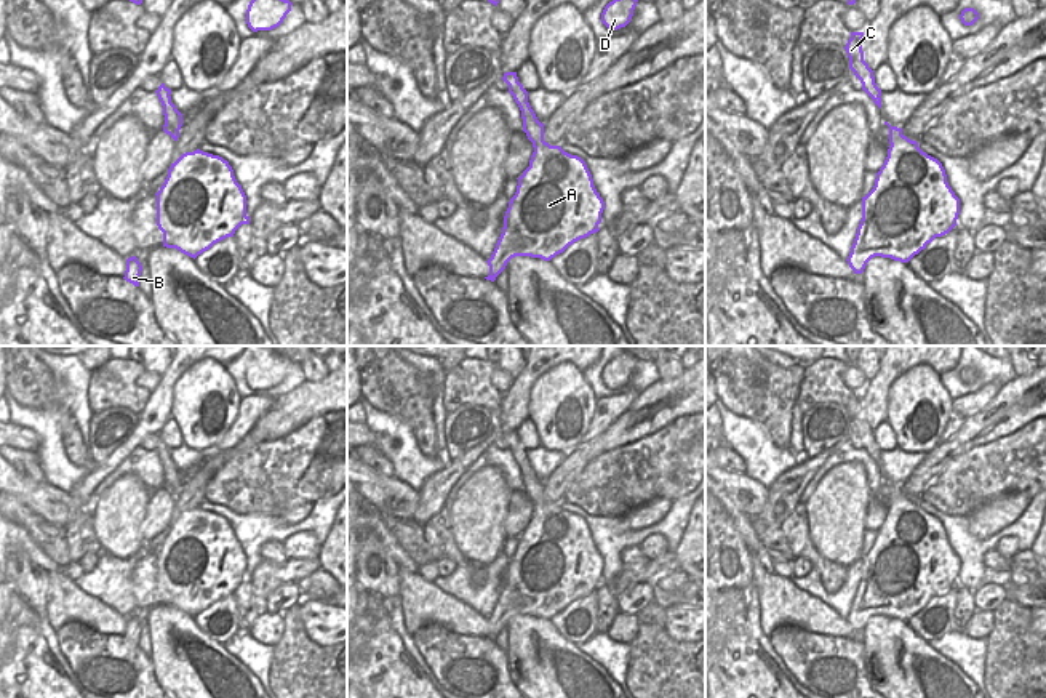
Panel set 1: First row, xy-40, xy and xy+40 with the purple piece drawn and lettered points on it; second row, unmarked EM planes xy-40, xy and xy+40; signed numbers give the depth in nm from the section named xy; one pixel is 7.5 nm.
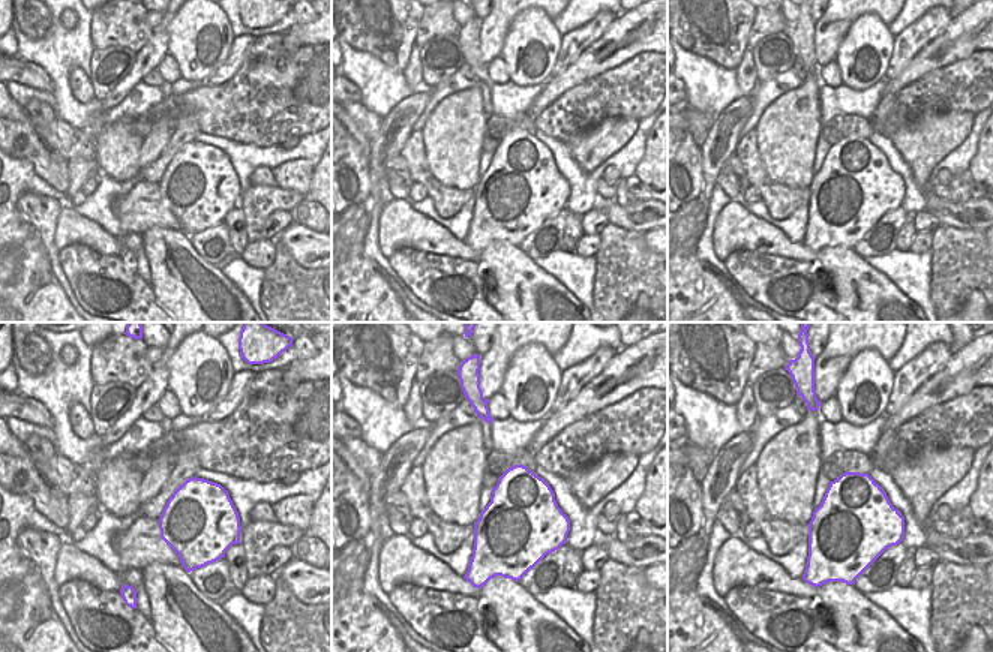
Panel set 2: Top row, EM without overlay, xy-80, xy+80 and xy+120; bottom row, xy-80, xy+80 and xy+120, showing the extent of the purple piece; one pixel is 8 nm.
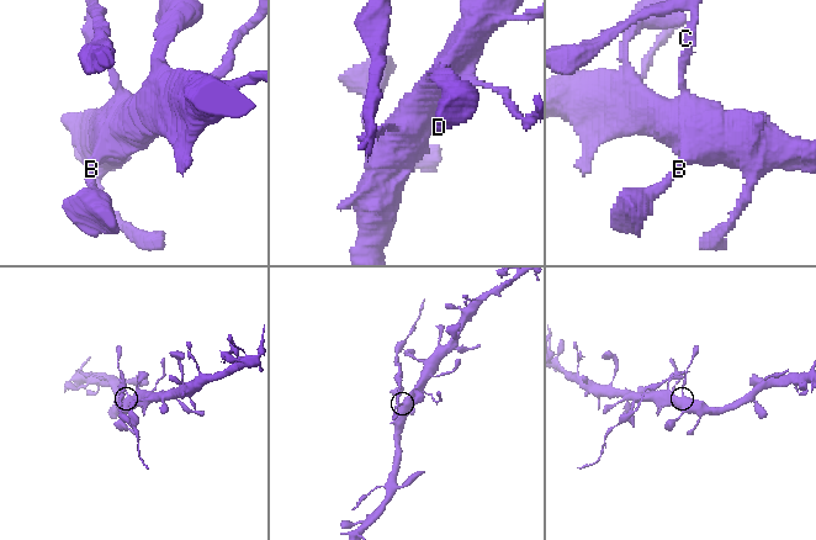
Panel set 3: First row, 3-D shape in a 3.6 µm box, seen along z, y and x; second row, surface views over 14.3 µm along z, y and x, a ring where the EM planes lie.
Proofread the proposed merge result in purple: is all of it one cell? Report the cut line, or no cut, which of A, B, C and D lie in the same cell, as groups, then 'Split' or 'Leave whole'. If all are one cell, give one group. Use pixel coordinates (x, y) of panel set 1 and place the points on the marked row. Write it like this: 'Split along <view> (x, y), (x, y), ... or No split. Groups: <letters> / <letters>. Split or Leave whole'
Split along xy+40 (901, 133), (891, 144). Groups: A B D / C. Split.

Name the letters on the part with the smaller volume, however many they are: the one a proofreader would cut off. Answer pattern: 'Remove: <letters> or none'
Remove: C

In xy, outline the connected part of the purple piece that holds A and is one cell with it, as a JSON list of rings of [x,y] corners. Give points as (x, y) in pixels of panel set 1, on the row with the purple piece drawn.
[[[545,141],[541,144],[533,142],[533,147],[529,166],[518,178],[517,192],[509,202],[502,234],[491,258],[486,261],[489,275],[485,279],[491,282],[515,256],[550,261],[574,242],[600,231],[598,224],[601,223],[605,202],[593,186],[585,162]]]

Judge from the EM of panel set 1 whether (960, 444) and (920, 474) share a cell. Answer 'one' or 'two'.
one

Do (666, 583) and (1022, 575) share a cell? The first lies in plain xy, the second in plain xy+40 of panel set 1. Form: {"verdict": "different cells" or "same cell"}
{"verdict": "same cell"}

